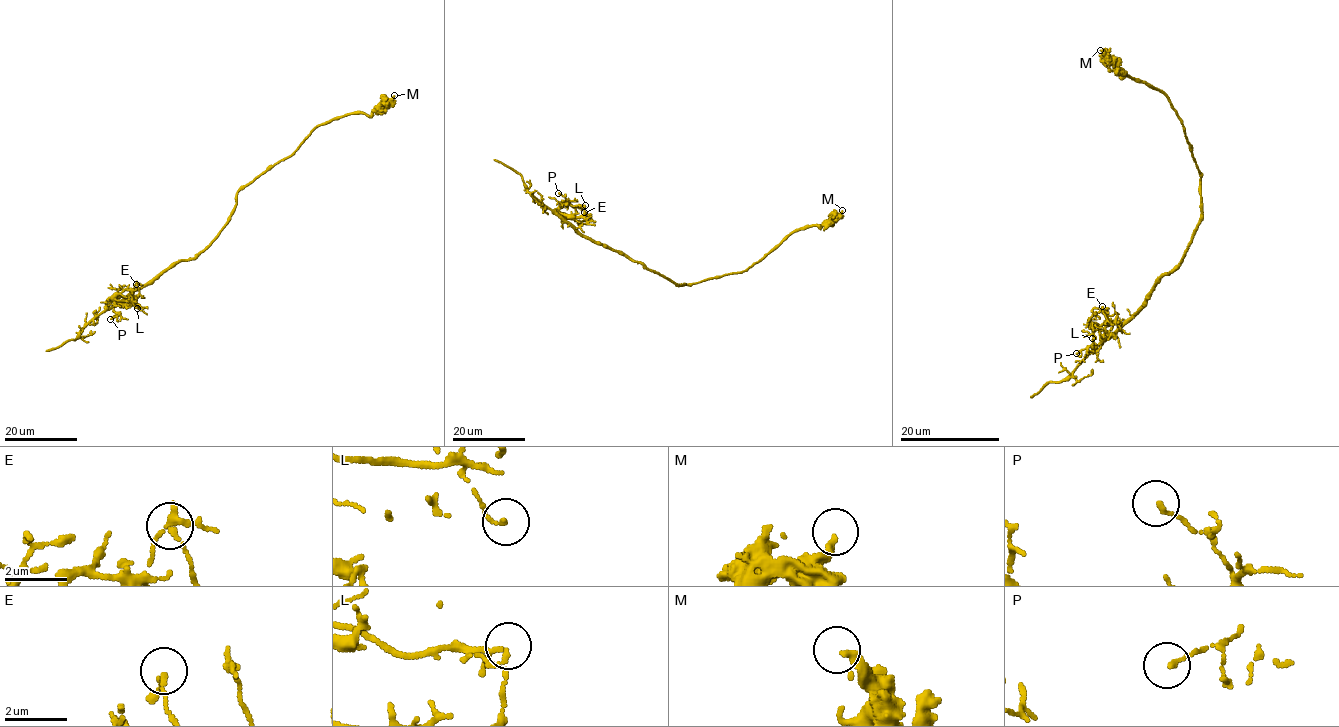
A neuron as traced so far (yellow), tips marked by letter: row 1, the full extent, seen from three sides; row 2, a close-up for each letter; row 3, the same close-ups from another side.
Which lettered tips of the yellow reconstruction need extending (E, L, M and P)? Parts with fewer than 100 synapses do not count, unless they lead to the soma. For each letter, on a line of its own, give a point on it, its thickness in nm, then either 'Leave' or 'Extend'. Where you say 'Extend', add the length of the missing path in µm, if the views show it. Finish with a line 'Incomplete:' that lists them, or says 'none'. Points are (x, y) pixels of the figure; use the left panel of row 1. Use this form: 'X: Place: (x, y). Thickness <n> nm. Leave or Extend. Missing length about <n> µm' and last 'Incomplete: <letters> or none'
E: Place: (136, 284). Thickness 140 nm. Leave
L: Place: (137, 308). Thickness 130 nm. Leave
M: Place: (394, 95). Thickness 240 nm. Leave
P: Place: (110, 319). Thickness 120 nm. Leave
Incomplete: none

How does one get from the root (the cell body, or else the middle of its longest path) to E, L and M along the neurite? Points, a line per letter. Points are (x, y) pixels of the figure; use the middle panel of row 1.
E: (670, 280), (578, 233), (556, 210), (573, 217), (586, 216), (584, 212)
L: (670, 280), (583, 236), (556, 212), (564, 203), (585, 205)
M: (670, 280), (675, 284), (692, 284), (741, 272), (760, 261), (794, 231), (812, 226), (820, 228), (842, 210)

